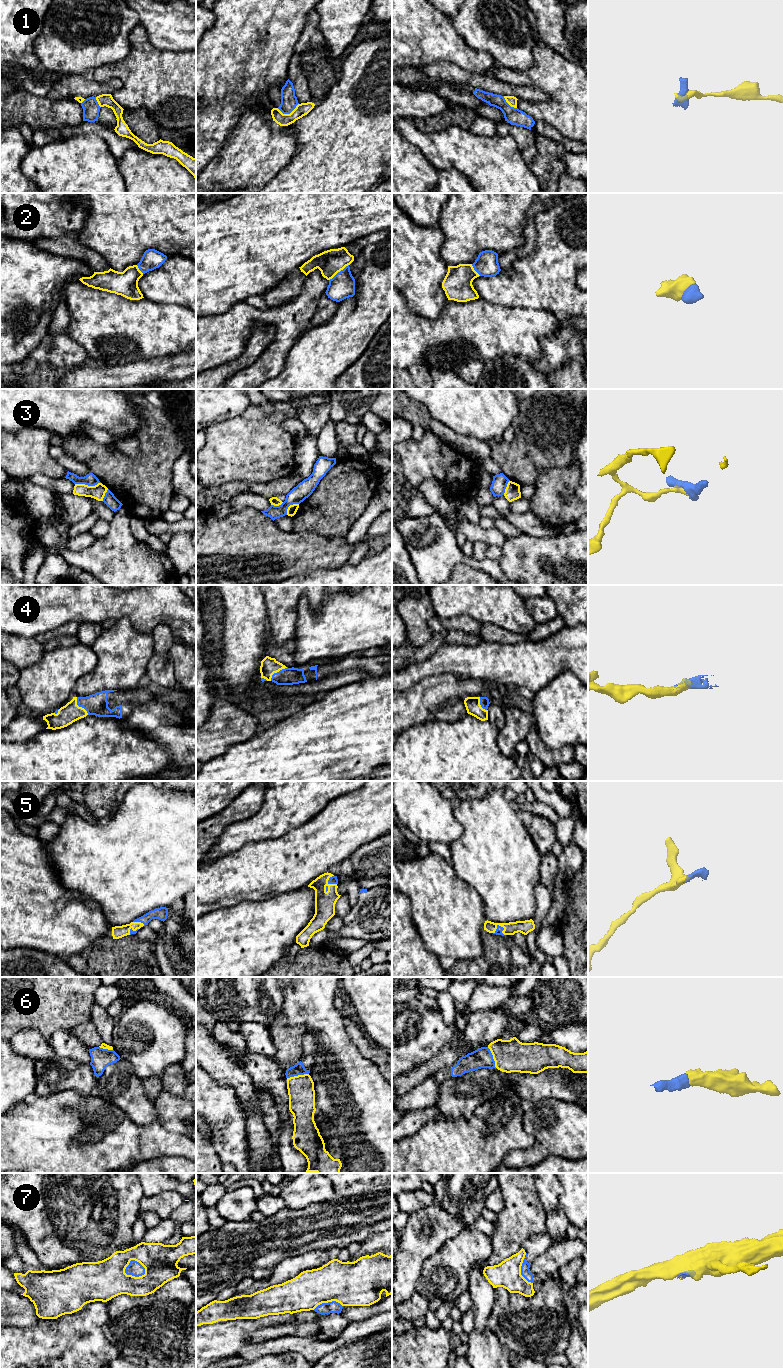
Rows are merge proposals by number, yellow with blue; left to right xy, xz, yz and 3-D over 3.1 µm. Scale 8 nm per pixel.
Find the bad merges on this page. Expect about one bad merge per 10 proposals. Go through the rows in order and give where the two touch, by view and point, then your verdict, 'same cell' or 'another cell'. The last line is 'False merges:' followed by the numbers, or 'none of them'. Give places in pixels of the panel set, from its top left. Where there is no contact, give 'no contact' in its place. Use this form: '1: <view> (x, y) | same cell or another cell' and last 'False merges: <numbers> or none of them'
1: xz (288, 114) | another cell
2: xz (338, 271) | same cell
3: xy (87, 485) | another cell
4: xy (80, 707) | same cell
5: xz (327, 883) | same cell
6: xz (298, 1075) | same cell
7: xy (134, 1276) | another cell
False merges: 1, 3, 7

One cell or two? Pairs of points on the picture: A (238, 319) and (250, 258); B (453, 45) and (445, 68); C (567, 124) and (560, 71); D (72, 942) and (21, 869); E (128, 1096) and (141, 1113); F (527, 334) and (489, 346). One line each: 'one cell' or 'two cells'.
A: two cells
B: two cells
C: one cell
D: one cell
E: one cell
F: one cell

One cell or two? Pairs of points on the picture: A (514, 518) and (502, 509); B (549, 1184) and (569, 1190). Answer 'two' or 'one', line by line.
A: two
B: two

